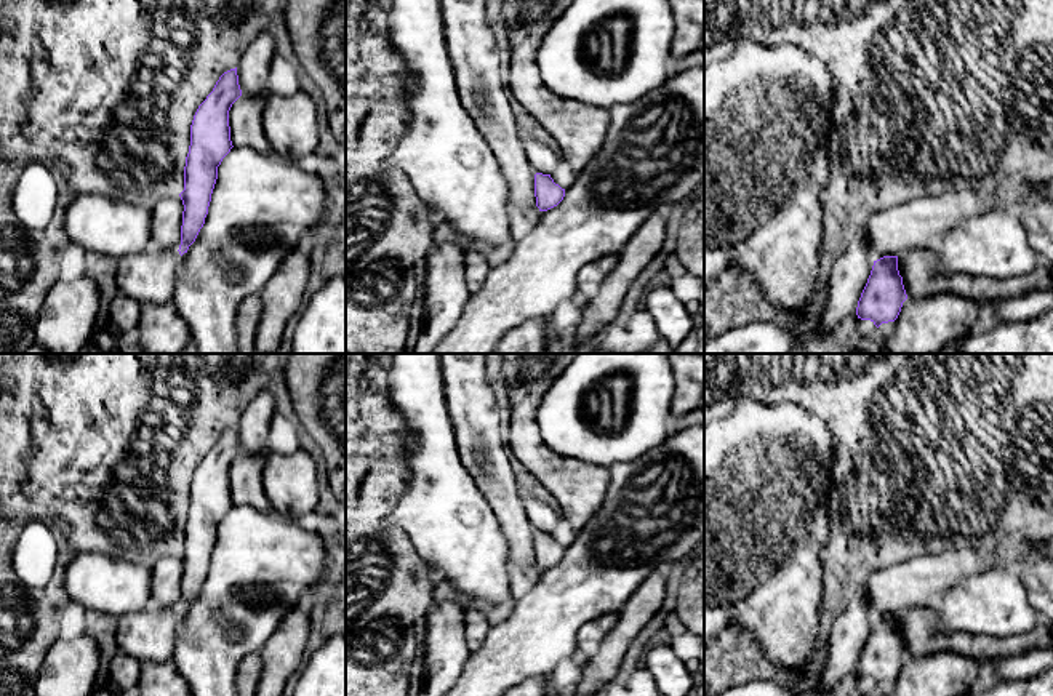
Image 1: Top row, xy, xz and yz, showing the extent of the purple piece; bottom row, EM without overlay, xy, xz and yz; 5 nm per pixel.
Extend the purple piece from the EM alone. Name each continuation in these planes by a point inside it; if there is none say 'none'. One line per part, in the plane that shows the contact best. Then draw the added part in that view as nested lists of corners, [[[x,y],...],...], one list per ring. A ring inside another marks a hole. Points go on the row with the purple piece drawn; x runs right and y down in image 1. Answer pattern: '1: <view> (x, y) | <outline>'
none

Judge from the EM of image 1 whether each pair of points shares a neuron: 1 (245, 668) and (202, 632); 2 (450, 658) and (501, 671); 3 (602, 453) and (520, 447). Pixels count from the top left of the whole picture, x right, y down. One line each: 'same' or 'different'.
1: different
2: different
3: different

